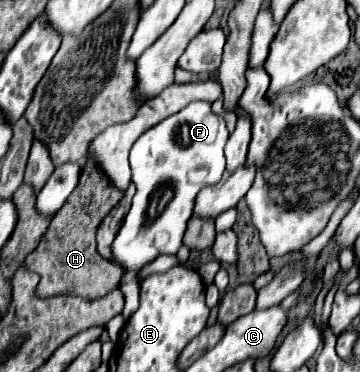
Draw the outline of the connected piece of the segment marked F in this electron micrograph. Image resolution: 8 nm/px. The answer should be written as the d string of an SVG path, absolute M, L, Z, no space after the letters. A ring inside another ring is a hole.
M192 102L152 126L134 142L130 150L130 166L136 194L112 244L116 260L126 270L142 268L162 254L176 256L198 192L208 184L216 184L226 168L226 140L226 122L222 116L212 114L210 102Z

